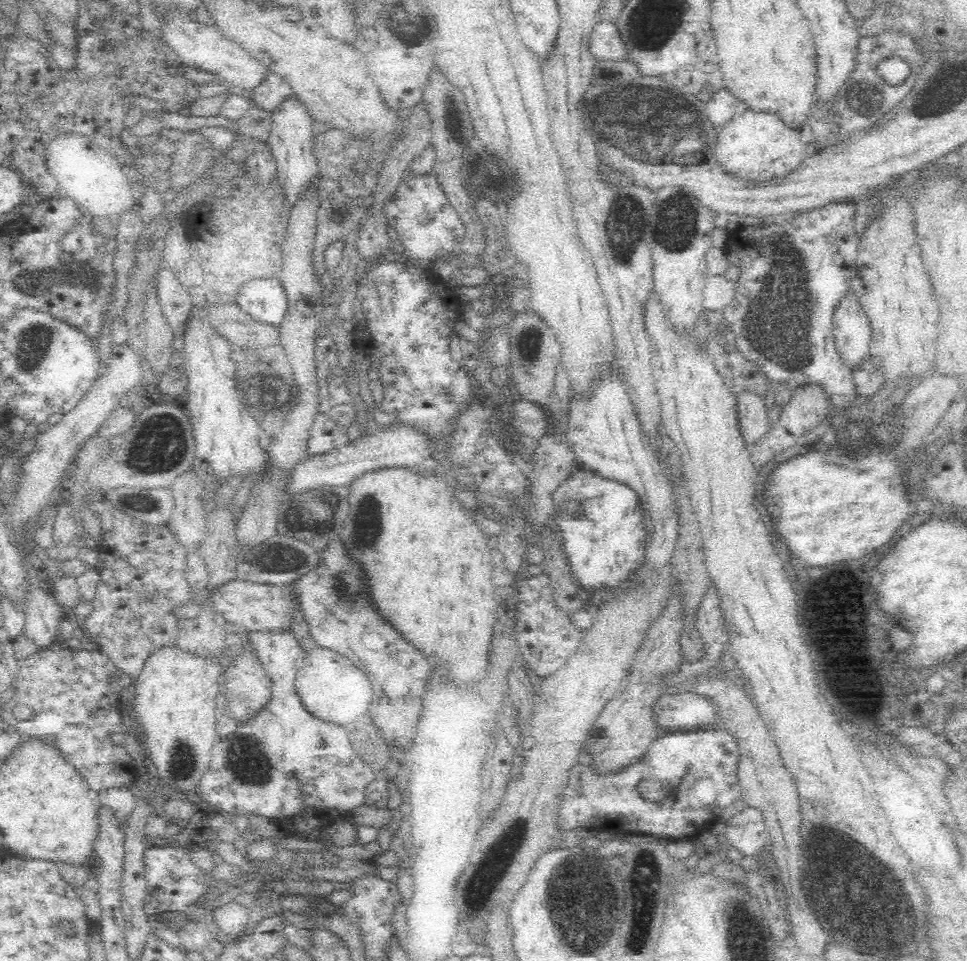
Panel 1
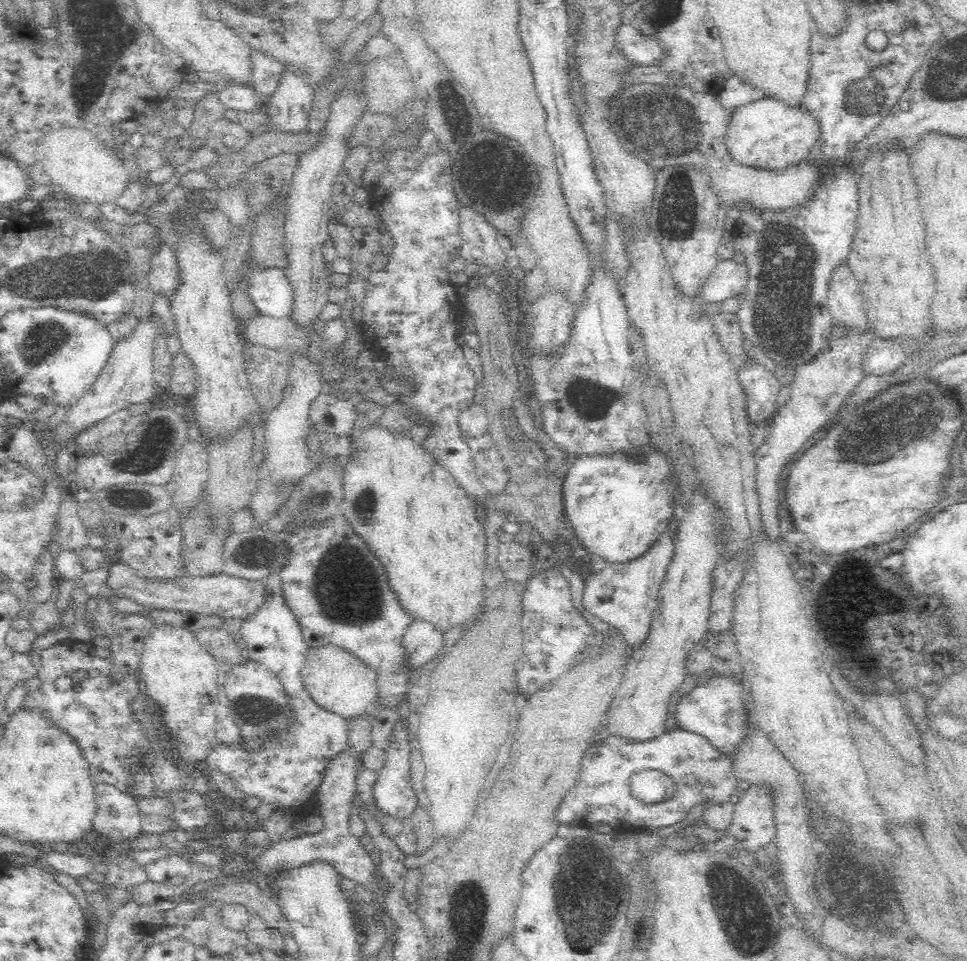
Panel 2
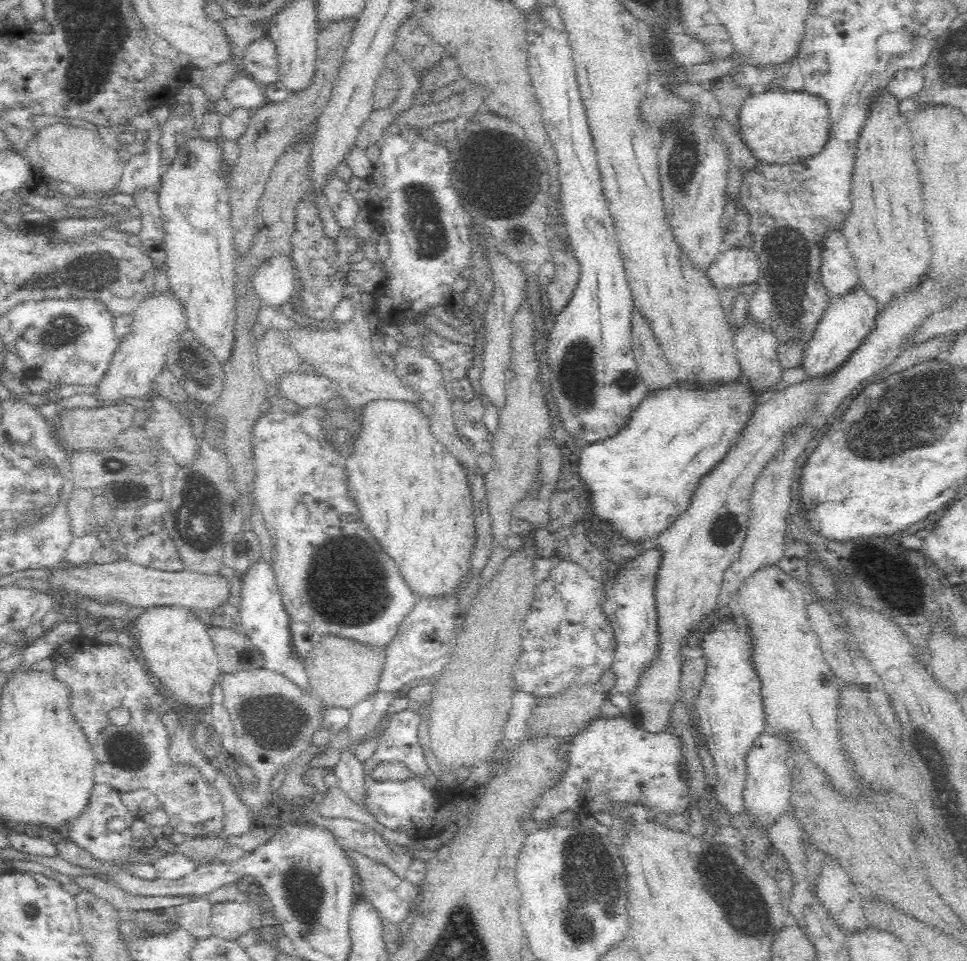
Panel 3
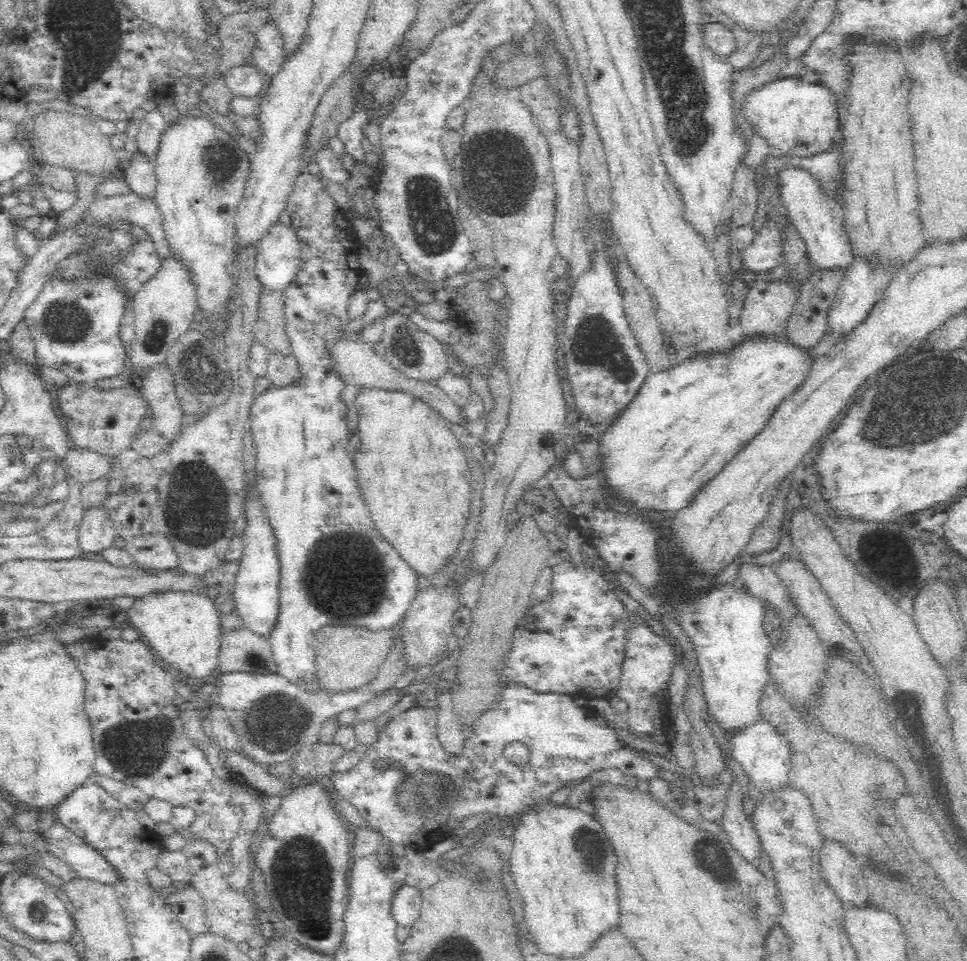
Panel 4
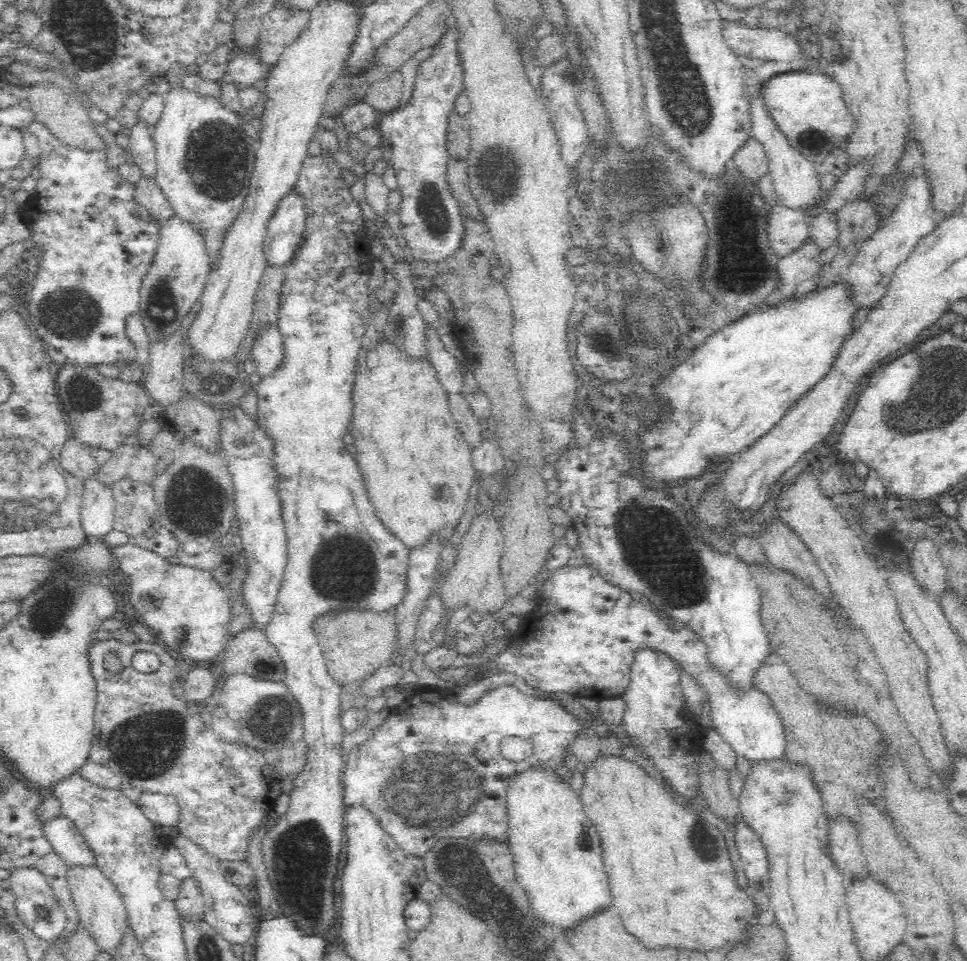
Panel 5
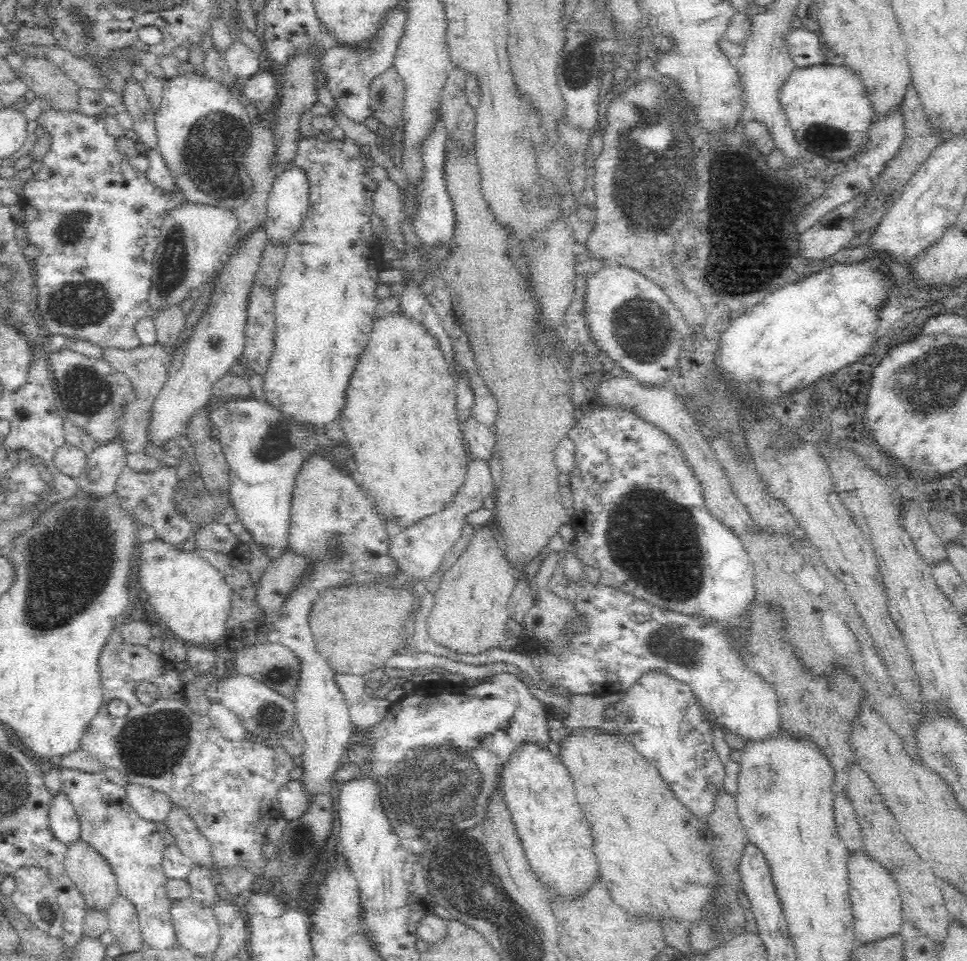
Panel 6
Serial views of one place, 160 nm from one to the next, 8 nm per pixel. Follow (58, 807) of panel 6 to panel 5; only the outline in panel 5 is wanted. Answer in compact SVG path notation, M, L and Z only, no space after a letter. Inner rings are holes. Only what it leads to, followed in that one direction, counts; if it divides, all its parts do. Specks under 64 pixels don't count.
M62 816L43 825L44 834L54 852L71 867L98 867L97 856L72 821Z

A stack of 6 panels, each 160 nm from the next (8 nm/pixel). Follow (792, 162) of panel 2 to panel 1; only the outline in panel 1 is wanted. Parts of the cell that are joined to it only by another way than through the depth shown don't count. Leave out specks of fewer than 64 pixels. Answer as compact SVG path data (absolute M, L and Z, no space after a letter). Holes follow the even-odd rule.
M744 112L734 116L726 128L717 130L718 140L711 140L710 149L714 154L707 154L709 157L716 158L718 166L728 178L738 179L742 183L767 183L774 179L783 178L787 174L795 172L802 164L802 160L796 160L796 156L804 156L804 144L800 142L800 136L803 132L788 130L776 120L776 116L760 116L756 112Z

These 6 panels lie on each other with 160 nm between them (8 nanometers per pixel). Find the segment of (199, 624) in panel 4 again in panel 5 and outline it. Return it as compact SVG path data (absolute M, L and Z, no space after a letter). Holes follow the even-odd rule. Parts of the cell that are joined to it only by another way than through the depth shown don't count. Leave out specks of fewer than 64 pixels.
M130 543L116 547L109 546L109 550L114 567L131 578L130 604L138 611L138 620L153 634L155 643L159 643L167 653L178 660L191 660L190 663L198 667L212 665L216 657L221 655L230 638L226 624L230 618L231 600L228 592L214 581L211 572L169 565L162 557L152 552L148 553Z

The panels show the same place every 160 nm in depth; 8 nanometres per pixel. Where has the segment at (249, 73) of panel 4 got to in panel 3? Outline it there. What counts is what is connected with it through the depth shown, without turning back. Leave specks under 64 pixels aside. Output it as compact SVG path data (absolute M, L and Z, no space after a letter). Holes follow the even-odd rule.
M236 72L223 92L224 99L230 101L235 109L244 109L253 113L267 103L263 87L256 85L243 73Z

